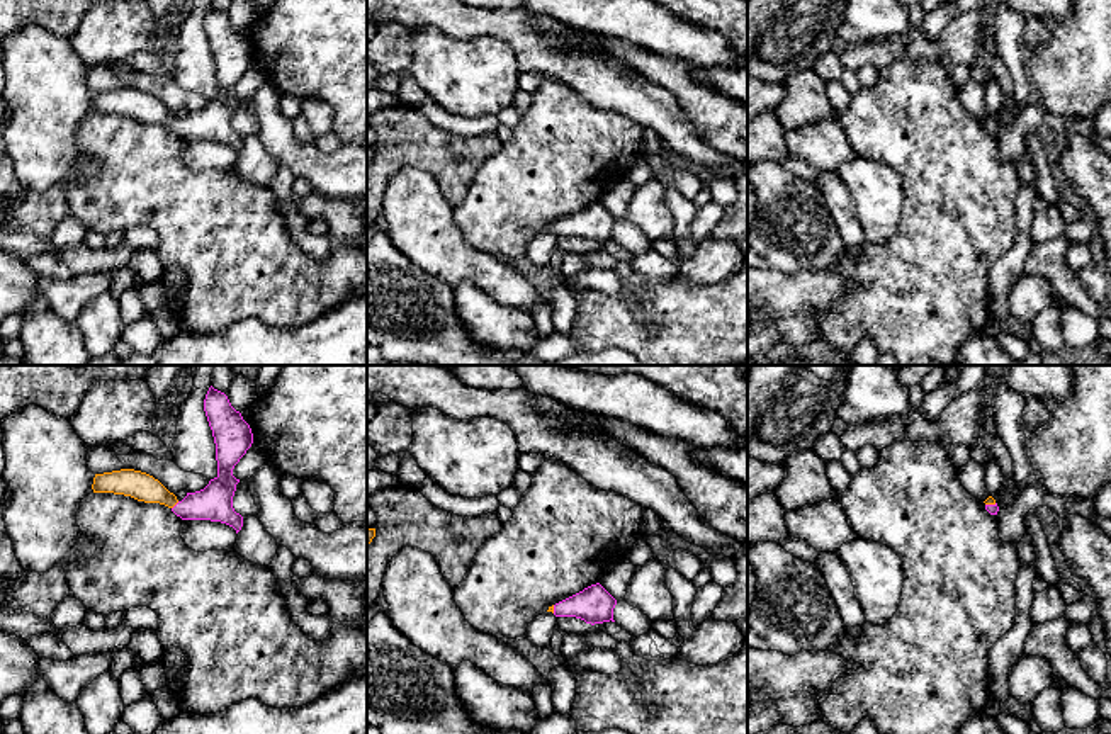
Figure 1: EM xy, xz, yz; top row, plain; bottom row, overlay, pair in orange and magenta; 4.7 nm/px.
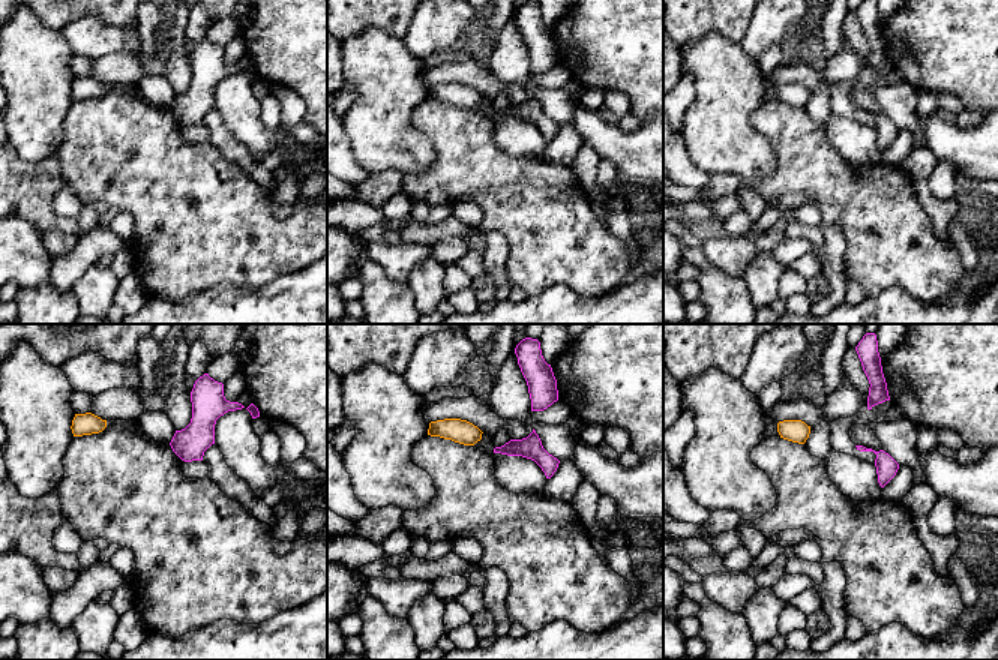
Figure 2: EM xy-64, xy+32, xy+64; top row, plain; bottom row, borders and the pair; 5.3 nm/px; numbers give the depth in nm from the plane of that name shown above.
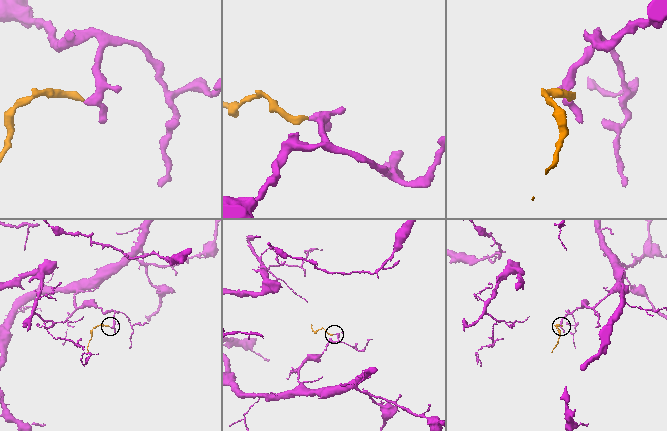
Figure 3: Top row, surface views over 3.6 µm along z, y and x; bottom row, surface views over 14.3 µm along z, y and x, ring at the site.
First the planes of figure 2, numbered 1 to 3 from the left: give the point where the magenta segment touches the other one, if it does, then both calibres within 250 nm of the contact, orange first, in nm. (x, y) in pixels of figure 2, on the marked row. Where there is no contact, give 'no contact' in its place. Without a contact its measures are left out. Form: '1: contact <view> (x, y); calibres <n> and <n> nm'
1: no contact
2: no contact
3: no contact

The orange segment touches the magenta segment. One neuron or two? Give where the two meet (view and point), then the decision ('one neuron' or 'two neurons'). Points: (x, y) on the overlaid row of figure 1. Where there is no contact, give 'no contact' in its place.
contact xy (175, 503); one neuron

